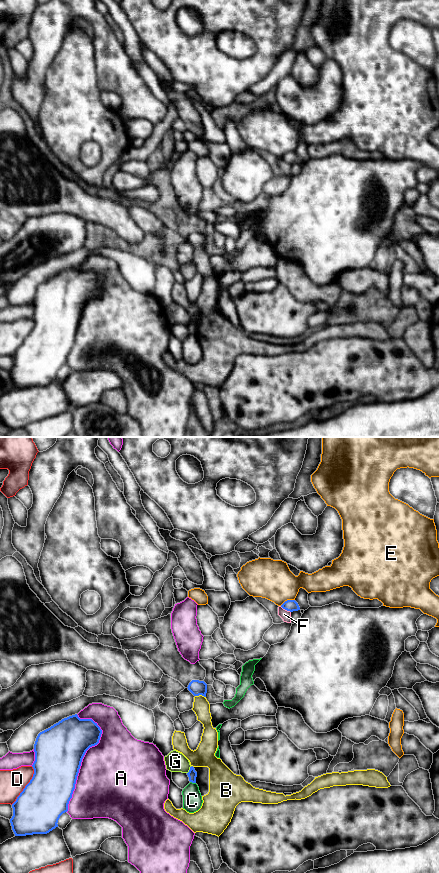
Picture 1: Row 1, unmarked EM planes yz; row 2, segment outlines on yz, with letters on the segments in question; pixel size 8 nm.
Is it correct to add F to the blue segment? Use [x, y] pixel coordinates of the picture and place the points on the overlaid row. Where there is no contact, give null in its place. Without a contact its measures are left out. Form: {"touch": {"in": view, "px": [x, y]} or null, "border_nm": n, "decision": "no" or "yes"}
{"touch": {"in": "yz", "px": [285, 609]}, "border_nm": 100, "decision": "no"}

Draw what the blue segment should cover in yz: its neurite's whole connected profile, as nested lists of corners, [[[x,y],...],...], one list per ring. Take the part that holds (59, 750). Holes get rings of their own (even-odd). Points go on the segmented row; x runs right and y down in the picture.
[[[77,714],[62,719],[50,728],[40,732],[34,744],[34,774],[30,782],[12,804],[13,816],[10,819],[15,836],[47,834],[58,827],[60,816],[68,811],[82,759],[86,751],[99,743],[102,730],[92,719],[80,719]]]

